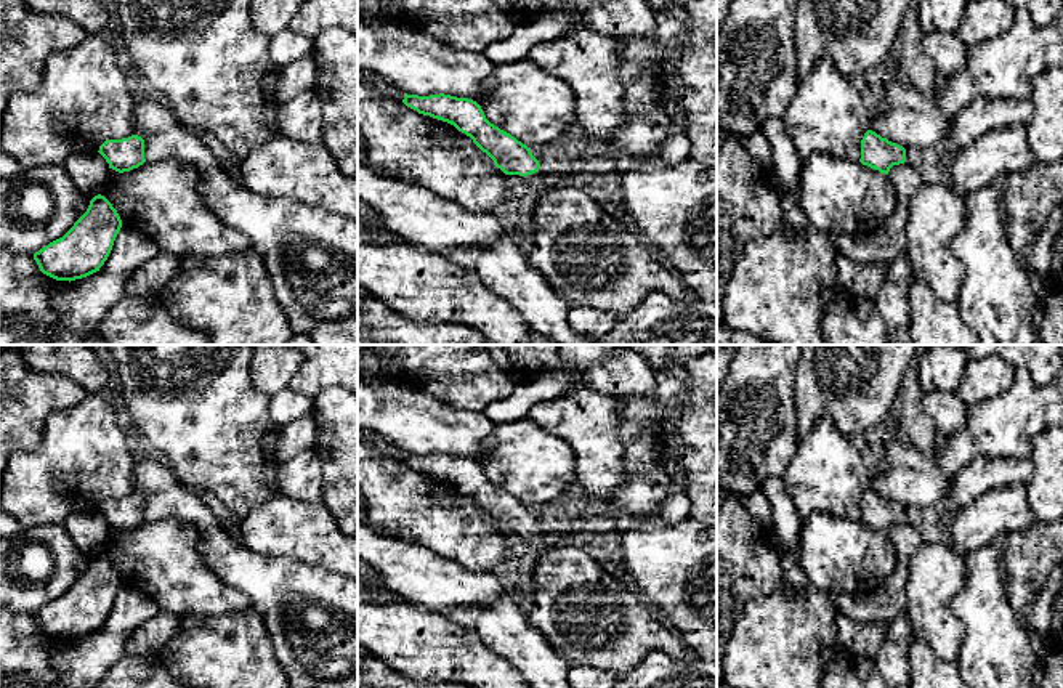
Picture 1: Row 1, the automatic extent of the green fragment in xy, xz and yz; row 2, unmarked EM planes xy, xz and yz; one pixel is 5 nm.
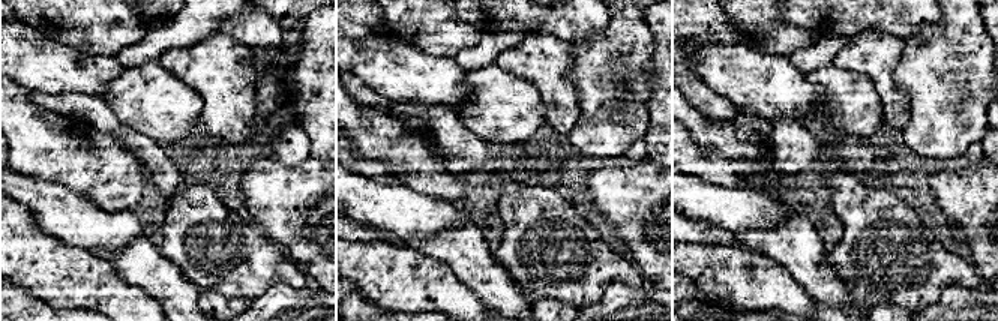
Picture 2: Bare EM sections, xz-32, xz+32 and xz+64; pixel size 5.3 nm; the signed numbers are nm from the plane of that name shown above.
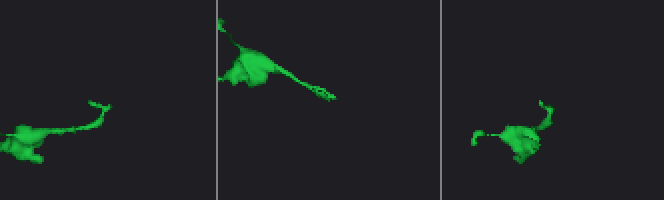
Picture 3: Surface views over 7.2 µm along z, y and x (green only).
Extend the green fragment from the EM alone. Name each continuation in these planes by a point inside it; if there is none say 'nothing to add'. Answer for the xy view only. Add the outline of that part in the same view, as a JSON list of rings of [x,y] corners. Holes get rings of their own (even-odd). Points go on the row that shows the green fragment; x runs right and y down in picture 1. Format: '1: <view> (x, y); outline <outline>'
nothing to add

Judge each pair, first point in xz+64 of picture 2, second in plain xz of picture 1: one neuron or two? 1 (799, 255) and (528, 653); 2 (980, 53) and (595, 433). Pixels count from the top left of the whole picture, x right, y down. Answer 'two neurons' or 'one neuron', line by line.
1: one neuron
2: two neurons

